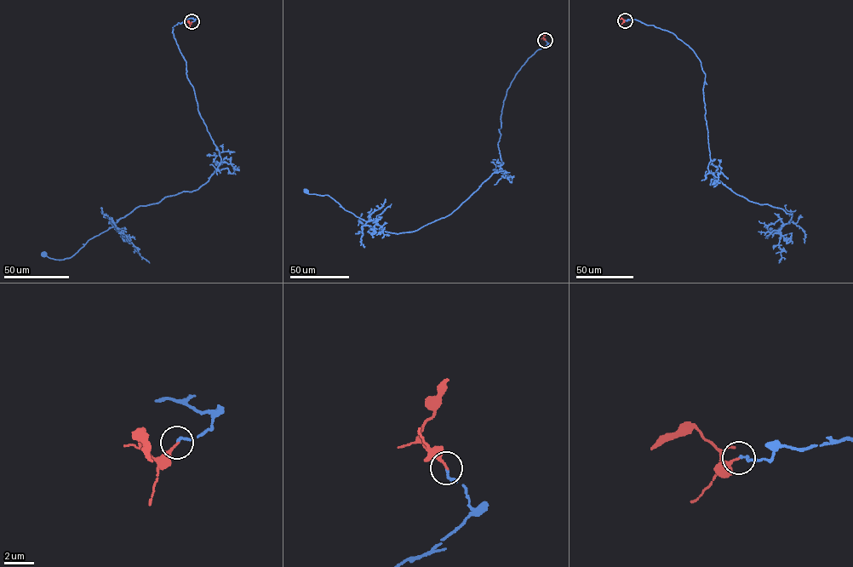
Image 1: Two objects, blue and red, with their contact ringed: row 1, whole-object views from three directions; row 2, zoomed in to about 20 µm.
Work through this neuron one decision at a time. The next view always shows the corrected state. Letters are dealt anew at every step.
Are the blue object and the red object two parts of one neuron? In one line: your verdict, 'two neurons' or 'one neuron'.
one neuron

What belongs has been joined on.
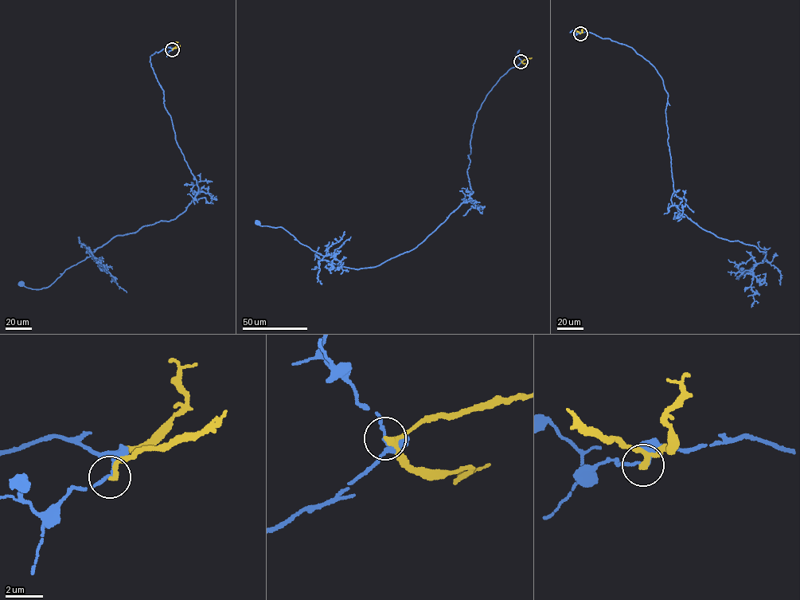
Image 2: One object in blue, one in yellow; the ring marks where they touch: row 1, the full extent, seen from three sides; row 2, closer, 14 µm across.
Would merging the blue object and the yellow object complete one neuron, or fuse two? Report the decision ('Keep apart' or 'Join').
Keep apart

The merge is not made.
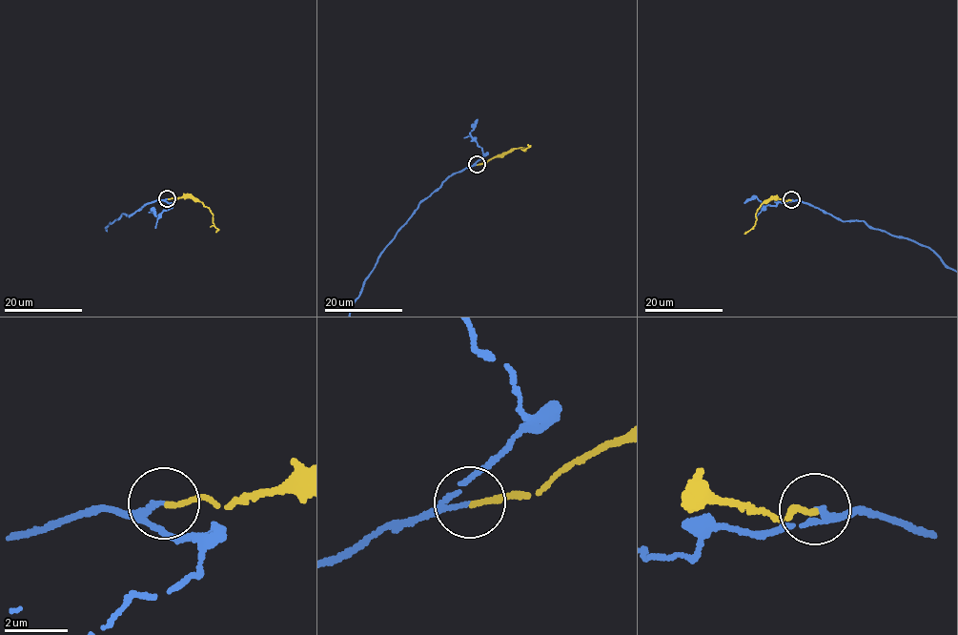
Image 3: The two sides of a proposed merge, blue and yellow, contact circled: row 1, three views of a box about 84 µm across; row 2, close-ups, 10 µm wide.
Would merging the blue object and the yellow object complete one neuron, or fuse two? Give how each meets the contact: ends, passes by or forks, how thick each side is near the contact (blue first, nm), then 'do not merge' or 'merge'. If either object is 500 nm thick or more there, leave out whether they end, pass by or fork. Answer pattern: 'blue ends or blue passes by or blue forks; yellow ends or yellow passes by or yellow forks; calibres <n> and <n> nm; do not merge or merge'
blue passes by; yellow ends; calibres 90 and 150 nm; merge

